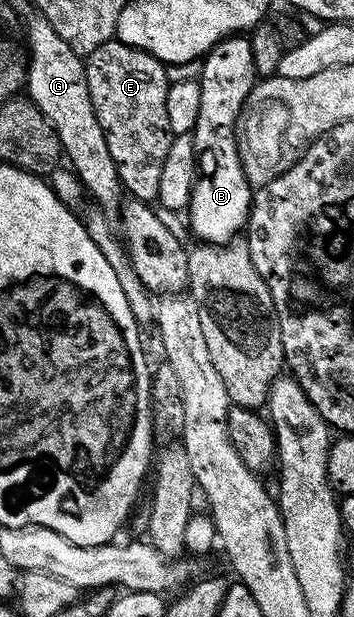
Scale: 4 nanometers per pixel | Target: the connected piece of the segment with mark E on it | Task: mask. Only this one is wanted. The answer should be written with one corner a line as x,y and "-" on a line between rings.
113,39
87,54
84,70
86,87
90,87
90,103
94,103
94,115
102,123
106,147
110,147
110,159
114,159
125,194
137,201
155,202
162,163
166,163
166,151
170,151
174,136
166,115
166,91
170,82
164,62
138,47

